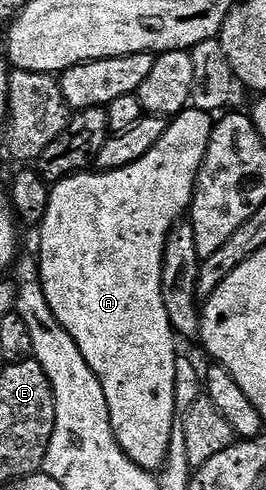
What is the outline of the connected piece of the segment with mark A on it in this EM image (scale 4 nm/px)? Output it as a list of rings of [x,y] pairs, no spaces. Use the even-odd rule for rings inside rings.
[[[189,107],[183,113],[177,113],[175,117],[171,118],[166,135],[162,139],[158,139],[155,147],[146,151],[146,155],[142,155],[142,159],[121,169],[85,171],[55,182],[51,186],[50,207],[46,207],[44,222],[38,226],[38,233],[40,233],[40,253],[38,252],[40,282],[42,283],[42,291],[46,291],[46,303],[50,303],[50,311],[54,311],[54,319],[58,319],[58,323],[62,323],[62,327],[66,327],[66,331],[70,331],[70,335],[78,343],[78,351],[82,351],[82,355],[86,359],[86,363],[90,363],[94,375],[98,375],[98,379],[102,383],[102,391],[106,391],[106,403],[110,407],[110,423],[114,427],[114,435],[118,439],[122,451],[138,467],[149,471],[159,470],[163,466],[170,447],[170,435],[174,431],[174,419],[177,417],[174,391],[176,390],[176,359],[178,356],[176,344],[178,344],[178,338],[170,323],[170,315],[166,315],[166,303],[162,299],[164,248],[172,228],[189,212],[192,196],[196,193],[196,177],[200,173],[204,156],[208,154],[213,124],[213,114]]]

